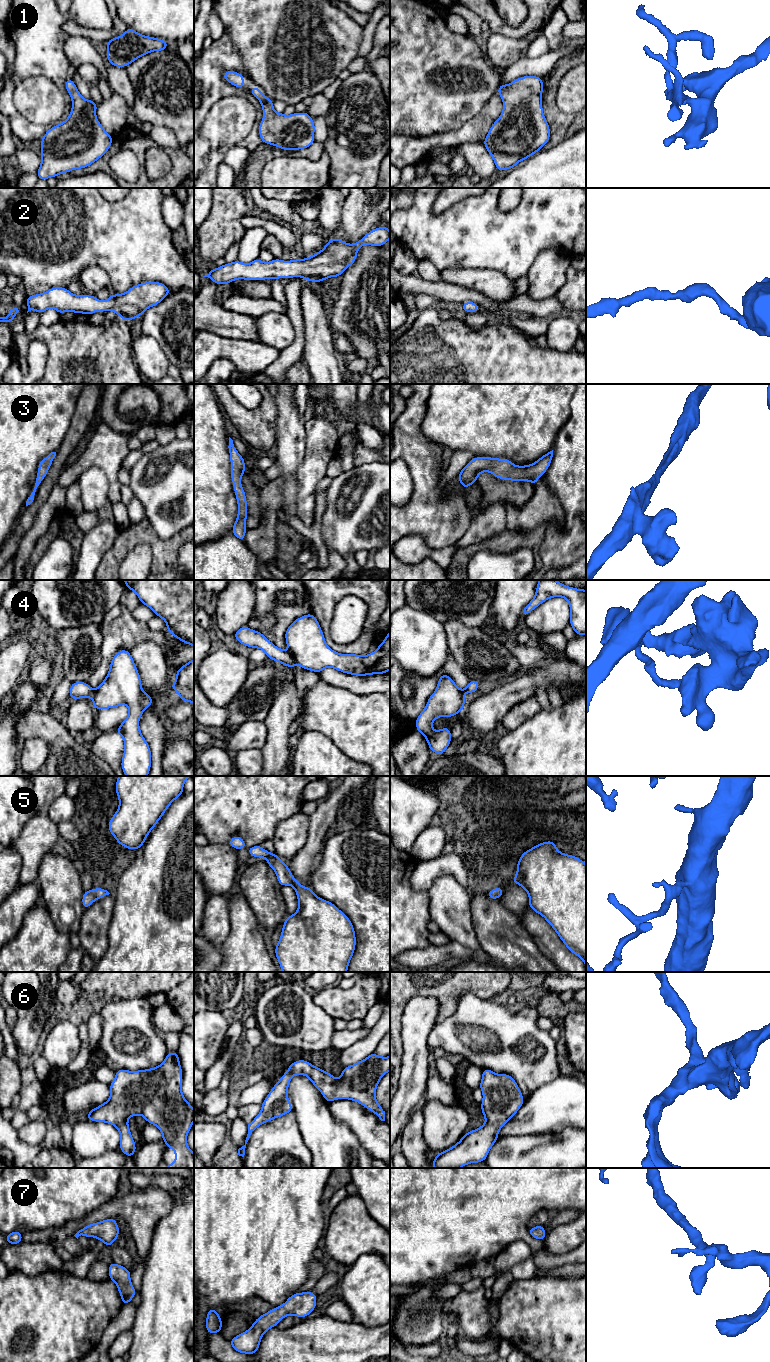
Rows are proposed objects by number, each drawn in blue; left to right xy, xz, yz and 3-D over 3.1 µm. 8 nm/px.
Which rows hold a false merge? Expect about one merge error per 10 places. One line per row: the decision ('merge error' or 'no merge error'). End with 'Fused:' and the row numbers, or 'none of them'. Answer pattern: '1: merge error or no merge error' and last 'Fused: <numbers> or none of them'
1: no merge error
2: no merge error
3: no merge error
4: merge error
5: no merge error
6: no merge error
7: no merge error
Fused: 4

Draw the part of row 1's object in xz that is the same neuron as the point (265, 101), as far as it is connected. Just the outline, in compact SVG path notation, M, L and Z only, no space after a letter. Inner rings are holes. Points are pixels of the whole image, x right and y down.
M257 86L250 89L250 93L254 95L262 105L263 120L259 124L259 136L263 143L274 145L282 150L299 150L306 149L315 142L314 132L315 124L312 117L307 112L294 113L284 115L277 113L273 108L273 101L262 94Z

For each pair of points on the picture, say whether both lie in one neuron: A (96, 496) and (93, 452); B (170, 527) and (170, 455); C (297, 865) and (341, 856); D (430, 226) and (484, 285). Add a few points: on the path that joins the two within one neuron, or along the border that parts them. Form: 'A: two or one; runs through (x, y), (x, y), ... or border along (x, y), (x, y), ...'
A: two; border along (81, 474), (91, 467), (99, 467), (109, 485)
B: one; runs through (170, 509), (170, 473)
C: two; border along (327, 837), (321, 852)
D: two; border along (445, 269), (493, 269)

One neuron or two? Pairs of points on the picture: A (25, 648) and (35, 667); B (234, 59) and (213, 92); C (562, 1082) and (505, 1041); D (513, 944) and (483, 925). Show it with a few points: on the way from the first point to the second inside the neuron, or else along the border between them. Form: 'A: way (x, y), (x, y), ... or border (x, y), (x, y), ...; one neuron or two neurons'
A: border (35, 646), (26, 667); two neurons
B: way (224, 61), (213, 72), (213, 82); one neuron
C: border (560, 1074), (535, 1089); two neurons
D: way (506, 940), (490, 925); one neuron

